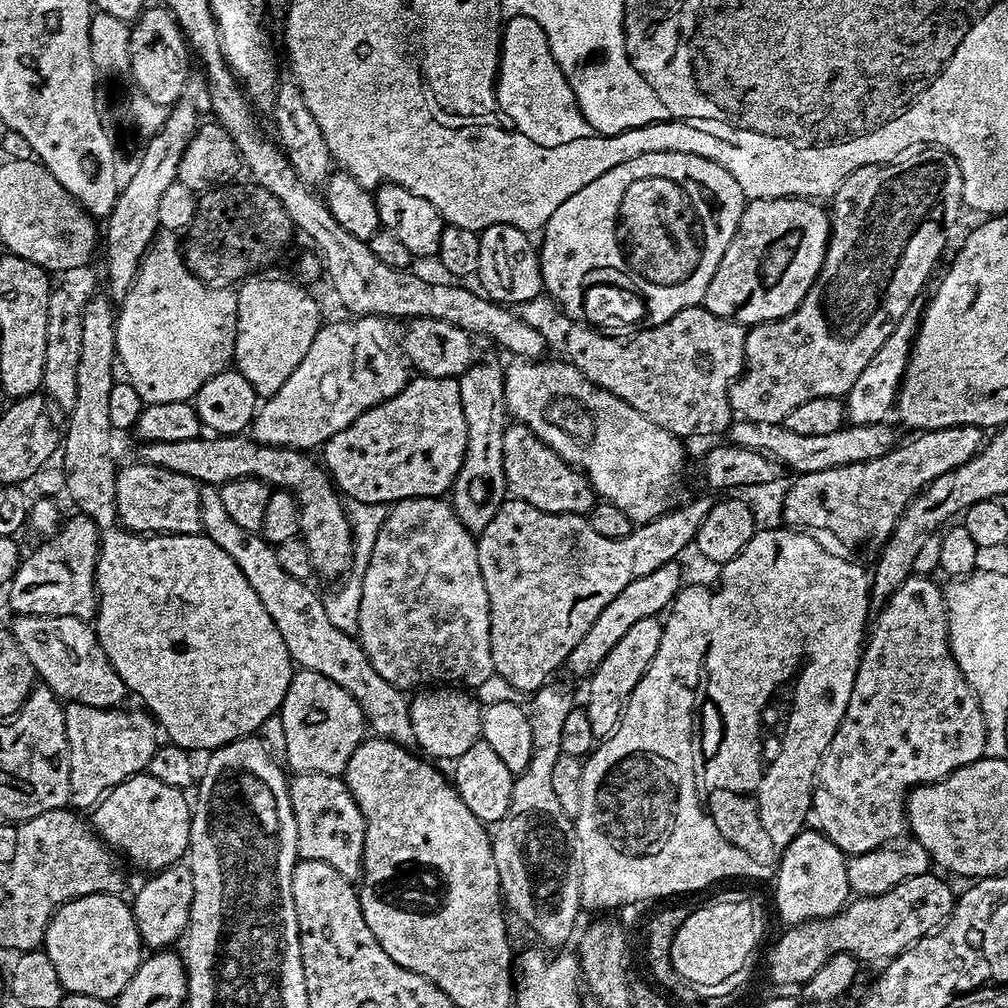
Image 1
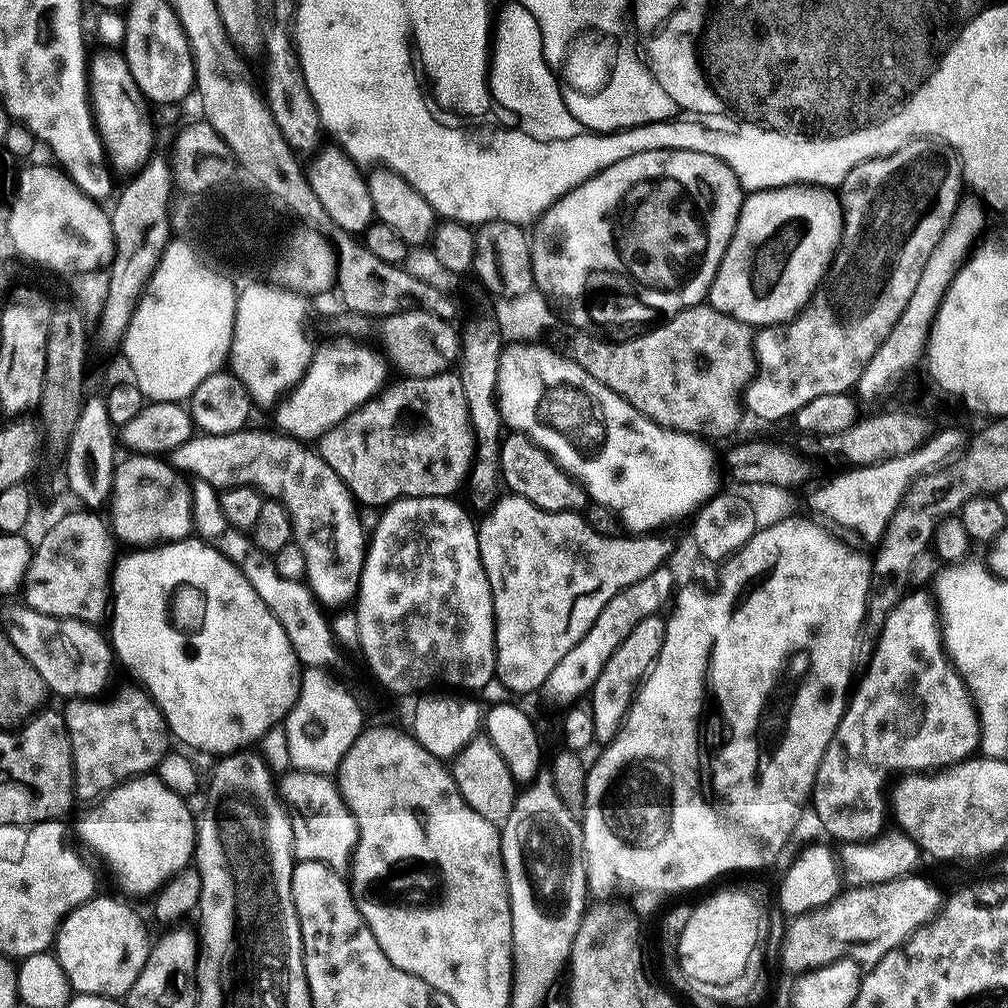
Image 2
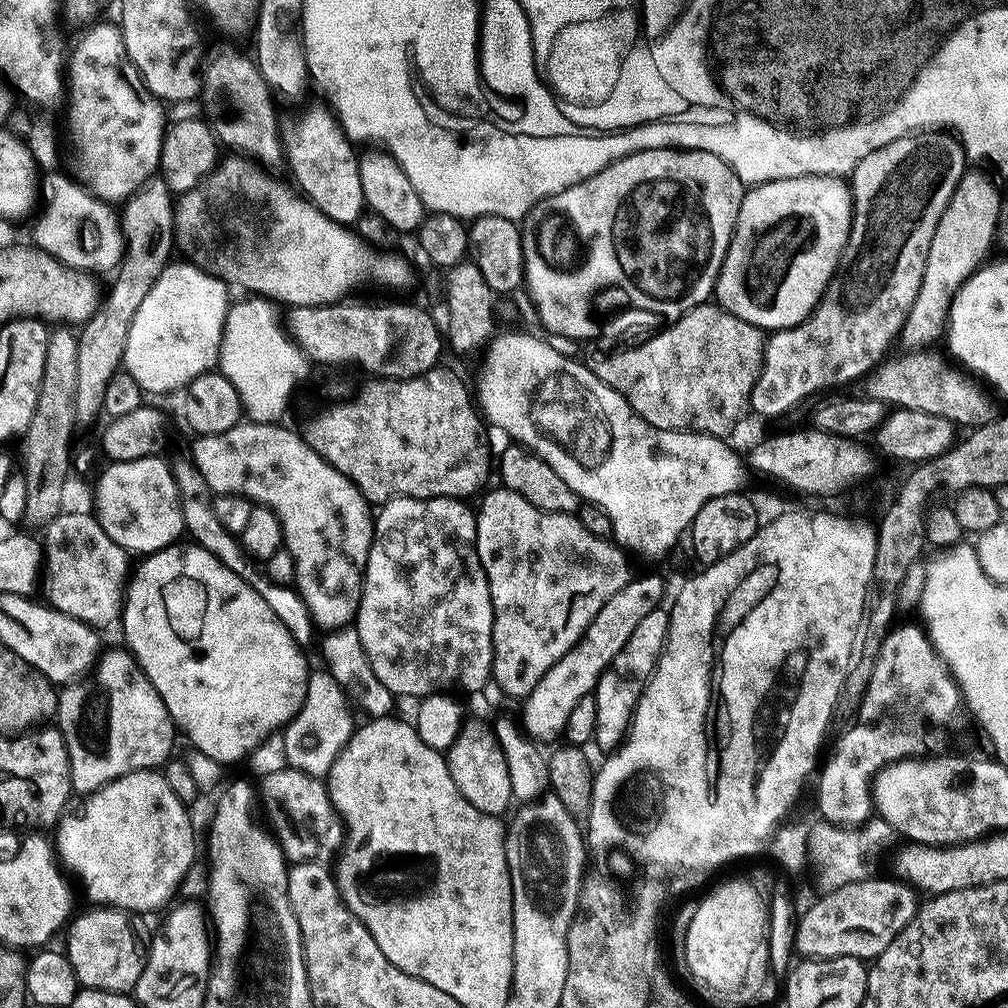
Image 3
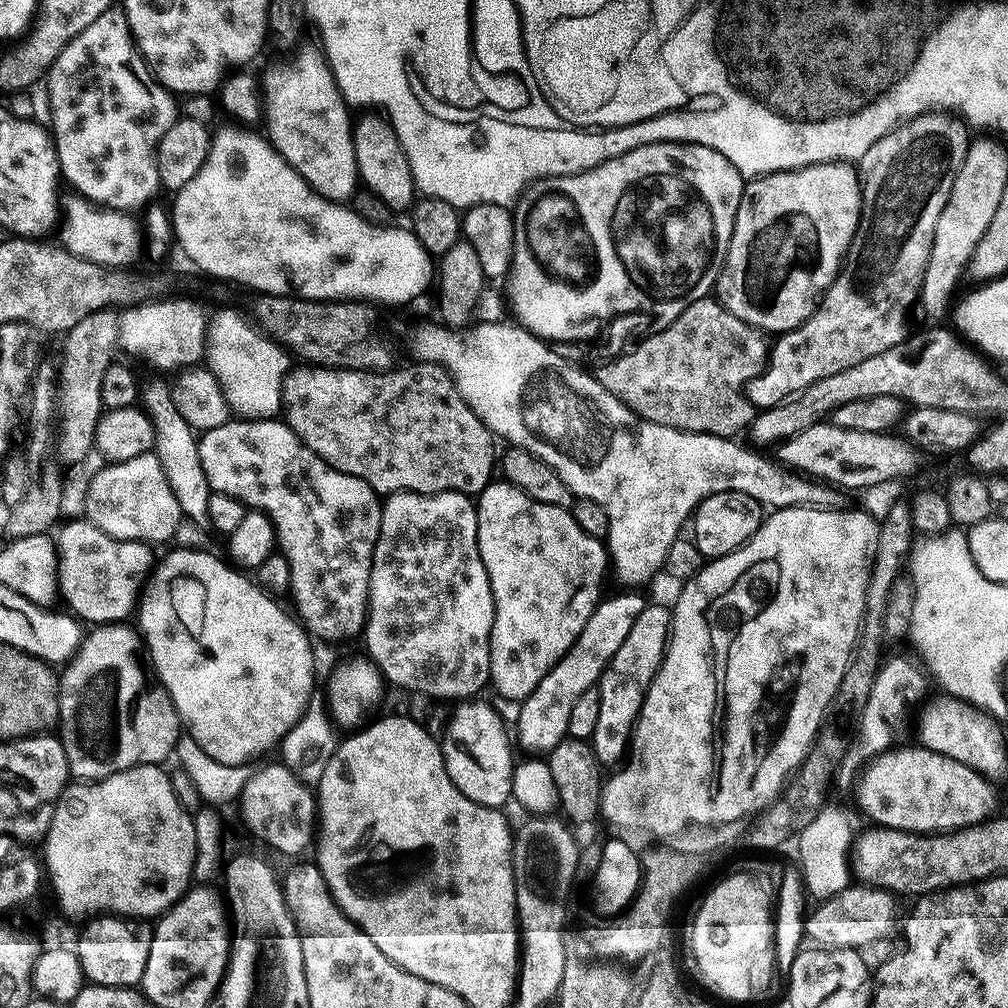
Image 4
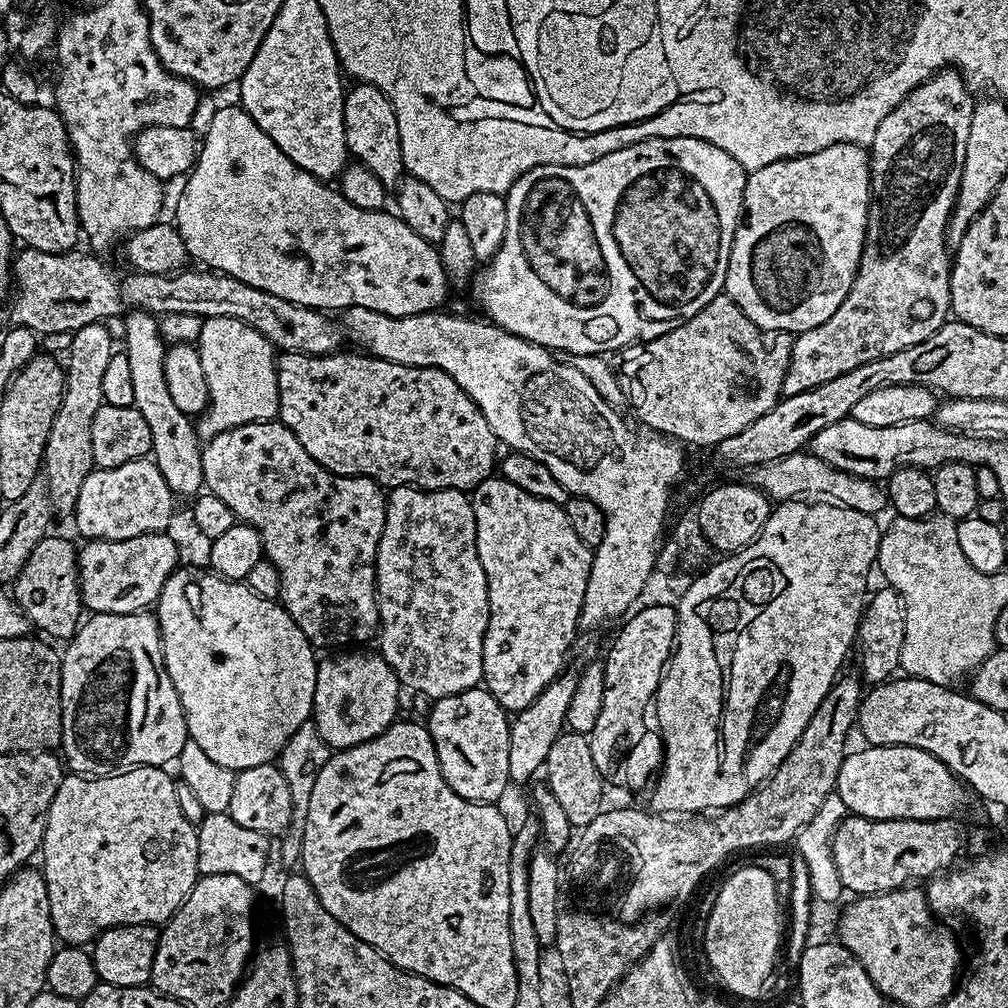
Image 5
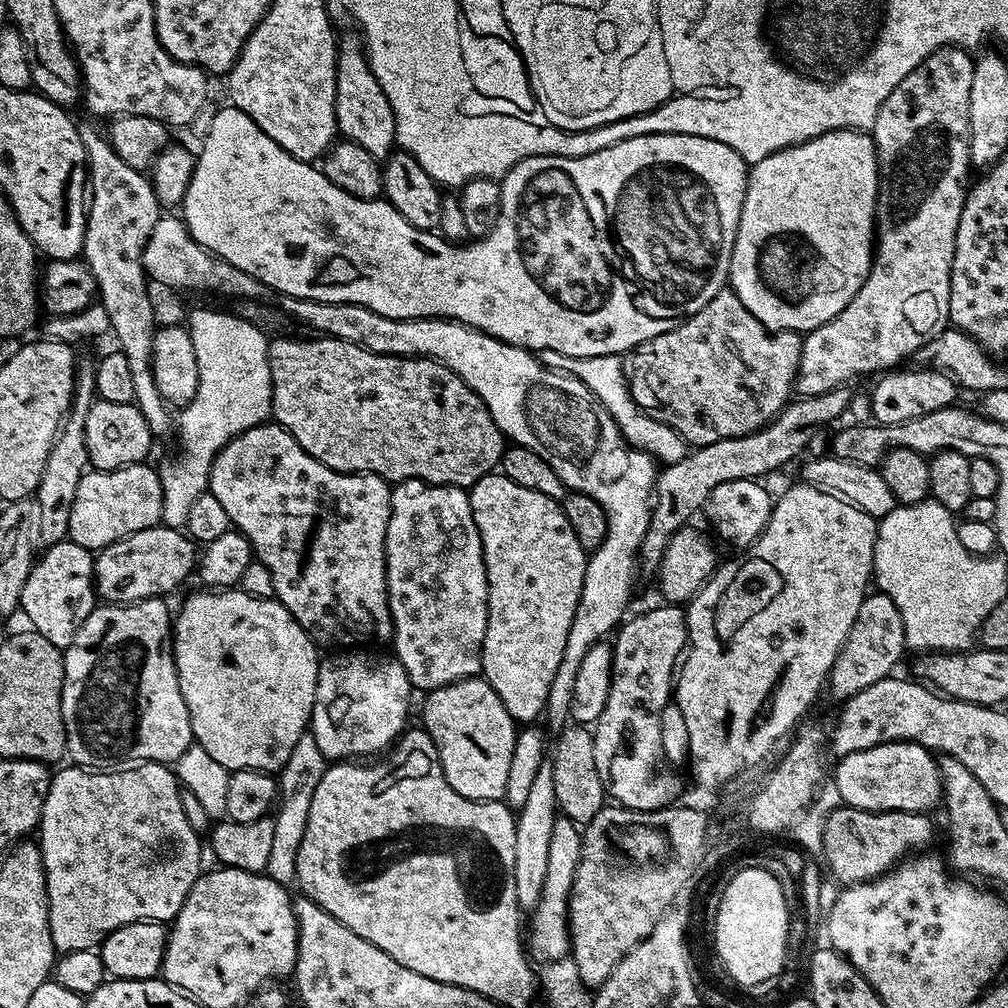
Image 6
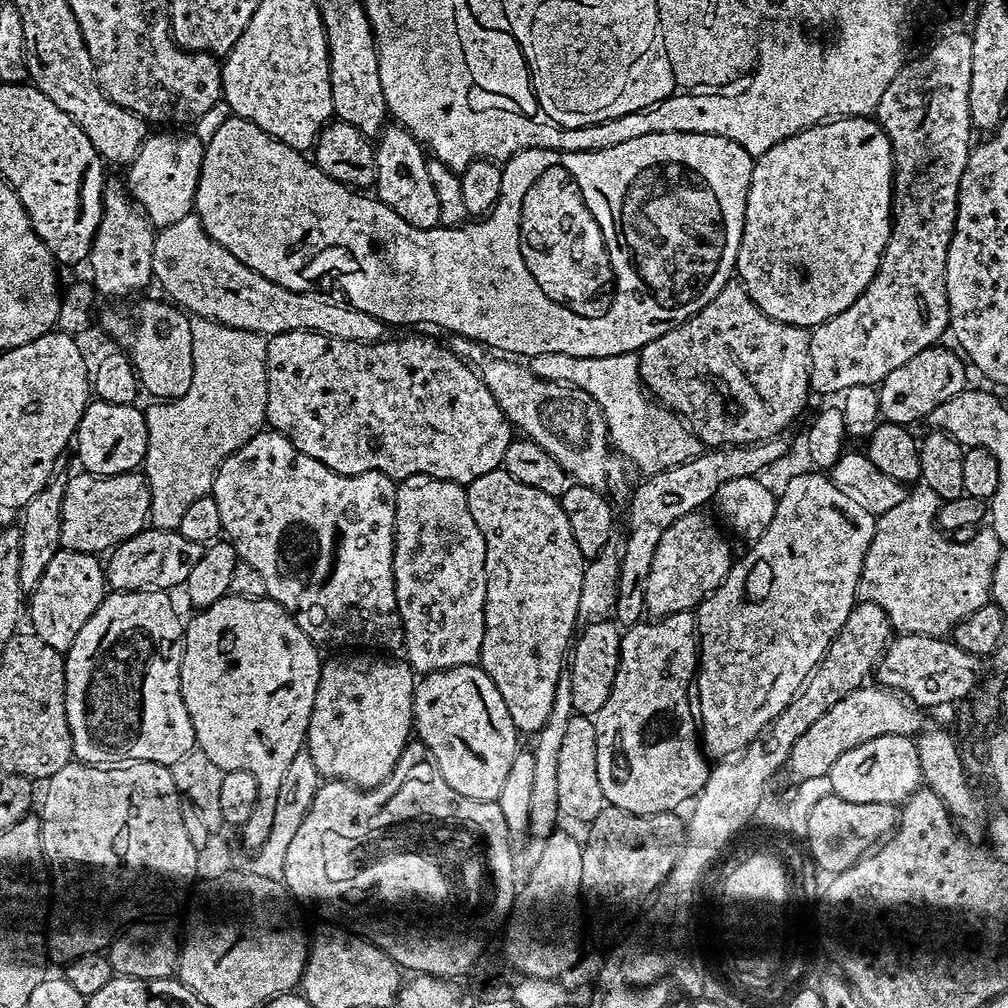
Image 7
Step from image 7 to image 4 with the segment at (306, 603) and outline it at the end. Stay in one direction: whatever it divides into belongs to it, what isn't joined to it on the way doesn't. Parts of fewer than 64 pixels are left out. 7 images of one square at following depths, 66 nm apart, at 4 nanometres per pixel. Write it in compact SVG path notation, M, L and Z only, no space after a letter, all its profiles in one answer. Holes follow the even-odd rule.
M229 418L222 426L214 426L211 430L203 433L199 437L200 445L198 446L198 454L202 458L202 470L206 470L206 482L209 489L214 492L221 492L230 498L240 500L249 509L257 512L264 512L270 518L270 522L276 531L276 542L278 550L286 558L286 562L290 566L290 589L291 599L296 599L295 611L298 613L299 619L302 621L303 627L317 641L320 640L352 640L361 635L364 630L364 623L368 620L368 591L370 590L370 570L372 569L372 555L376 549L378 542L378 534L380 533L380 523L382 522L381 497L377 492L362 478L351 476L350 474L342 474L338 470L334 470L322 458L318 458L318 454L314 454L314 450L310 450L302 441L294 434L294 430L280 418L269 418L267 420L249 420L247 418Z

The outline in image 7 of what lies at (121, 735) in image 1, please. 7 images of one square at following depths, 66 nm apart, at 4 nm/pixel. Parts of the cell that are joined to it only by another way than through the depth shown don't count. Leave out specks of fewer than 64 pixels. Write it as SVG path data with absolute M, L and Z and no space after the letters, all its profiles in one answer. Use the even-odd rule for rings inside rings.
M141 590L139 592L109 591L104 601L94 610L90 622L78 630L78 638L74 638L74 646L70 646L64 656L64 673L66 674L66 722L70 722L70 734L72 735L72 755L79 763L94 764L97 766L119 766L129 762L141 760L142 762L154 762L165 766L174 765L185 755L196 748L196 735L194 726L190 722L190 714L186 710L186 702L182 698L182 686L180 685L180 671L182 670L182 658L184 657L184 629L185 621L180 621L176 608L167 591Z

